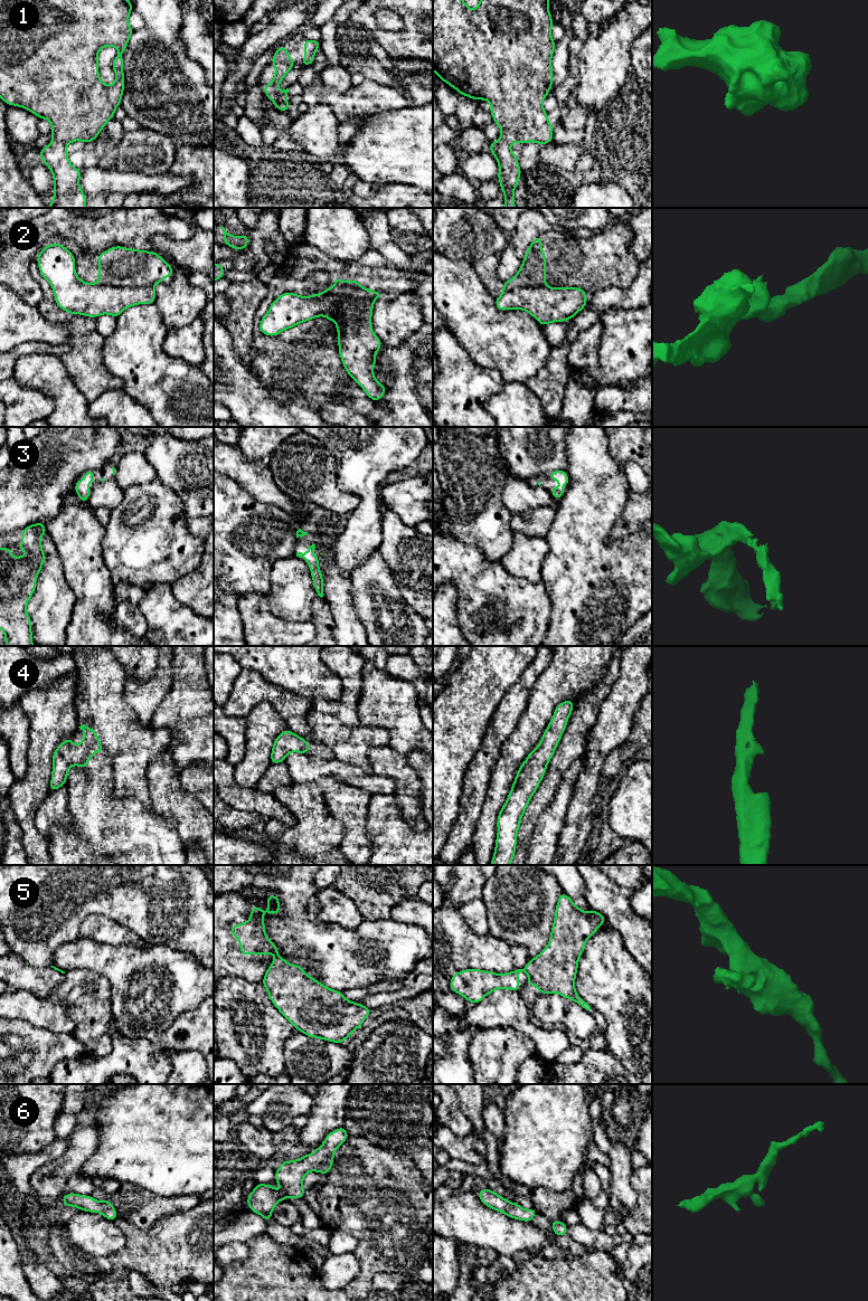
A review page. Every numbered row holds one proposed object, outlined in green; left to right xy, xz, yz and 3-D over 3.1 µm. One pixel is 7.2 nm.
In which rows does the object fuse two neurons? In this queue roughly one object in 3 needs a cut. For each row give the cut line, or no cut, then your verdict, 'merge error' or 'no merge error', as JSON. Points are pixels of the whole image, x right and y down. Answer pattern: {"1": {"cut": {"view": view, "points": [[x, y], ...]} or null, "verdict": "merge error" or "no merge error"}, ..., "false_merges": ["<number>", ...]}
{"1": {"cut": null, "verdict": "no merge error"}, "2": {"cut": {"view": "xy", "points": [[93, 283], [98, 285], [152, 286]]}, "verdict": "merge error"}, "3": {"cut": null, "verdict": "no merge error"}, "4": {"cut": null, "verdict": "no merge error"}, "5": {"cut": {"view": "xz", "points": [[279, 956], [275, 958]]}, "verdict": "merge error"}, "6": {"cut": null, "verdict": "no merge error"}, "false_merges": ["2", "5"]}

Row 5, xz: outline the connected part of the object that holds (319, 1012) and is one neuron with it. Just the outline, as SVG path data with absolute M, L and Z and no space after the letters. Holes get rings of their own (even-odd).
M280 956L270 965L262 984L279 1012L309 1037L342 1044L371 1013Z

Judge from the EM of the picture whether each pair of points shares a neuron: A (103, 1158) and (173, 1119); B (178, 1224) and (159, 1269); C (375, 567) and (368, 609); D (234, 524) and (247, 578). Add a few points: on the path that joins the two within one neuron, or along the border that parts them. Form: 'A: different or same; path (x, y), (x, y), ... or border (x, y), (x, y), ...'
A: same; path (121, 1155), (149, 1136), (156, 1136)
B: same; path (178, 1235), (177, 1246), (166, 1257)
C: same; path (373, 577), (366, 583), (368, 599)
D: same; path (228, 538), (229, 544), (238, 553), (243, 564)

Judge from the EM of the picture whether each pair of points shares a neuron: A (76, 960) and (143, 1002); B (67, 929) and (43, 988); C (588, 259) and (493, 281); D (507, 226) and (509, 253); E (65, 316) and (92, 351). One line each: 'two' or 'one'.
A: one
B: two
C: one
D: two
E: one

